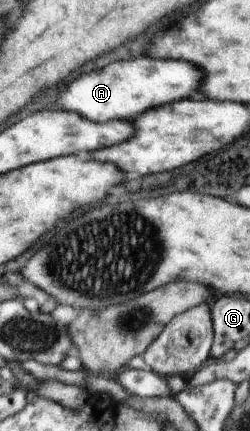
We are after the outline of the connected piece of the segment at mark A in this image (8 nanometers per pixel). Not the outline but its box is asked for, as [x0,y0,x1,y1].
[61,57,203,122]

